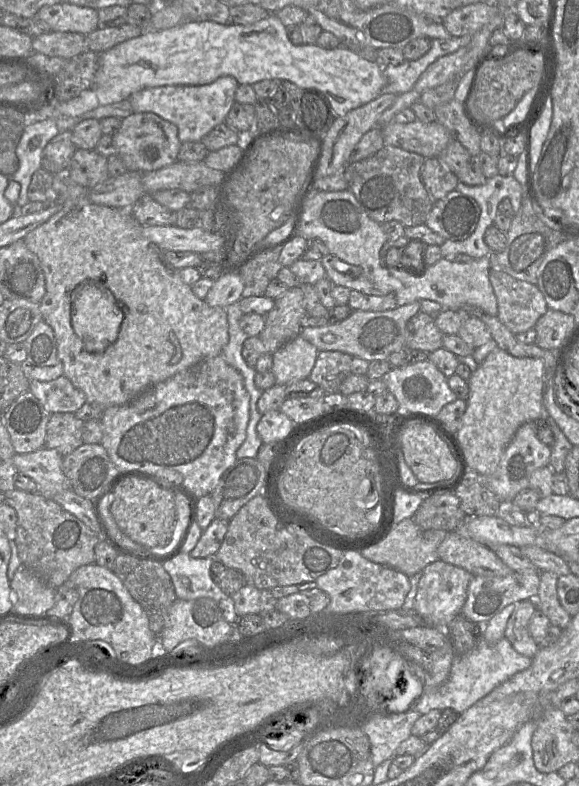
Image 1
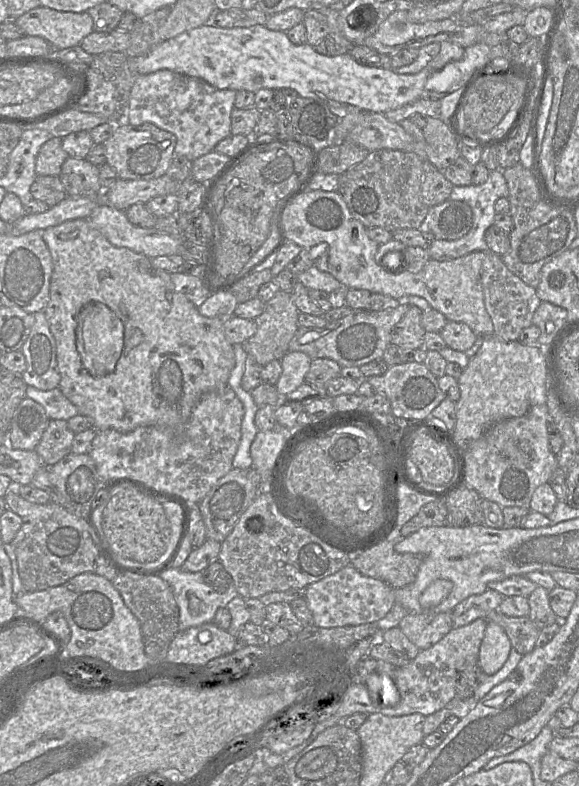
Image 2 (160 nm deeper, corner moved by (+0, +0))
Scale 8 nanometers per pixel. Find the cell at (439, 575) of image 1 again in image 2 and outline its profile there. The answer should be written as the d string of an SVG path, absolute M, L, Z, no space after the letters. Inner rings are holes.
M452 612L410 614L401 620L399 628L420 650L428 649L452 628Z

